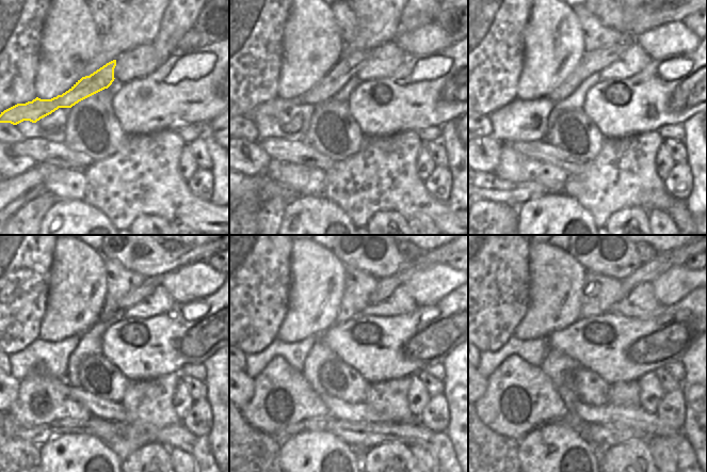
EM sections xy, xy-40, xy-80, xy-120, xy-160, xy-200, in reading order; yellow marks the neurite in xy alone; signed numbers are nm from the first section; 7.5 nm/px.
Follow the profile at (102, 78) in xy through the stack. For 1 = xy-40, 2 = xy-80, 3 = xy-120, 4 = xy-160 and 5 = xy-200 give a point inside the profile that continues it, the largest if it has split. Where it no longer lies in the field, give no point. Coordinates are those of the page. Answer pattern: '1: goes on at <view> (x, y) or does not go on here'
1: goes on at xy-40 (349, 65)
2: goes on at xy-80 (593, 62)
3: goes on at xy-120 (148, 285)
4: goes on at xy-160 (427, 258)
5: goes on at xy-200 (662, 262)

